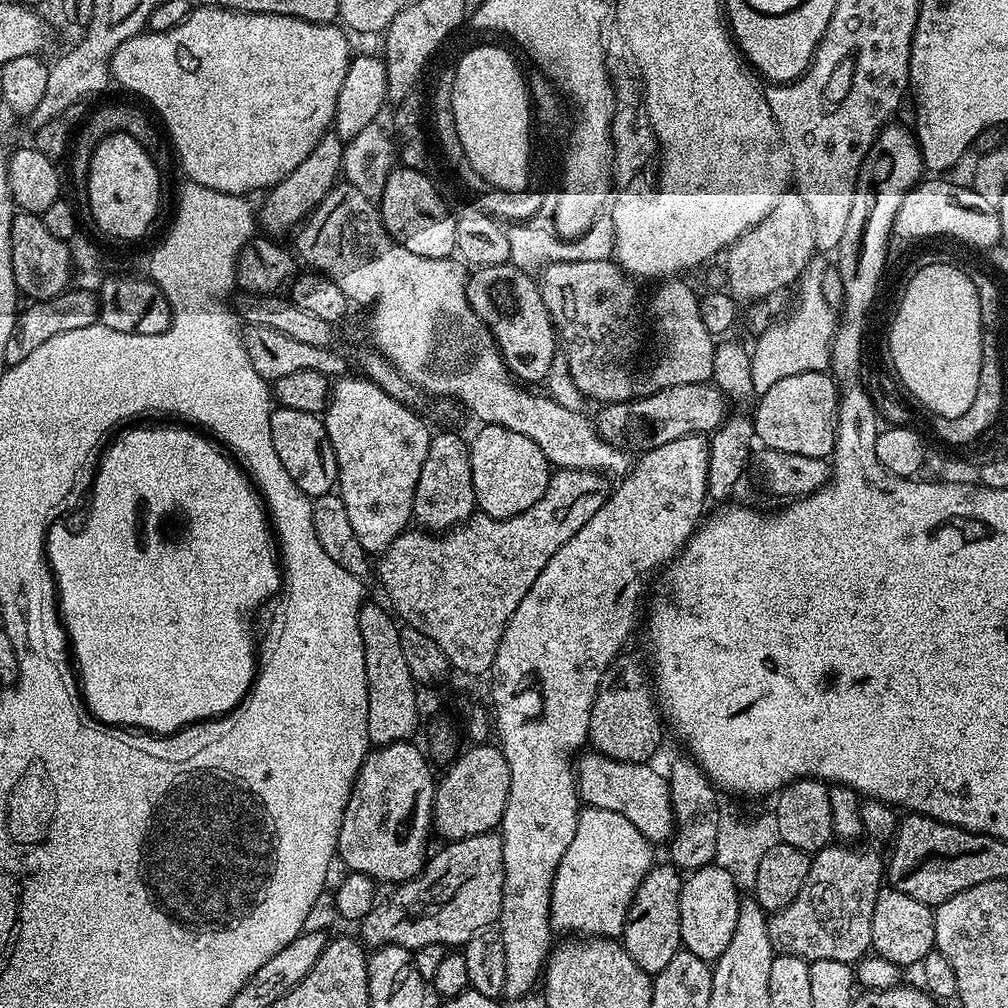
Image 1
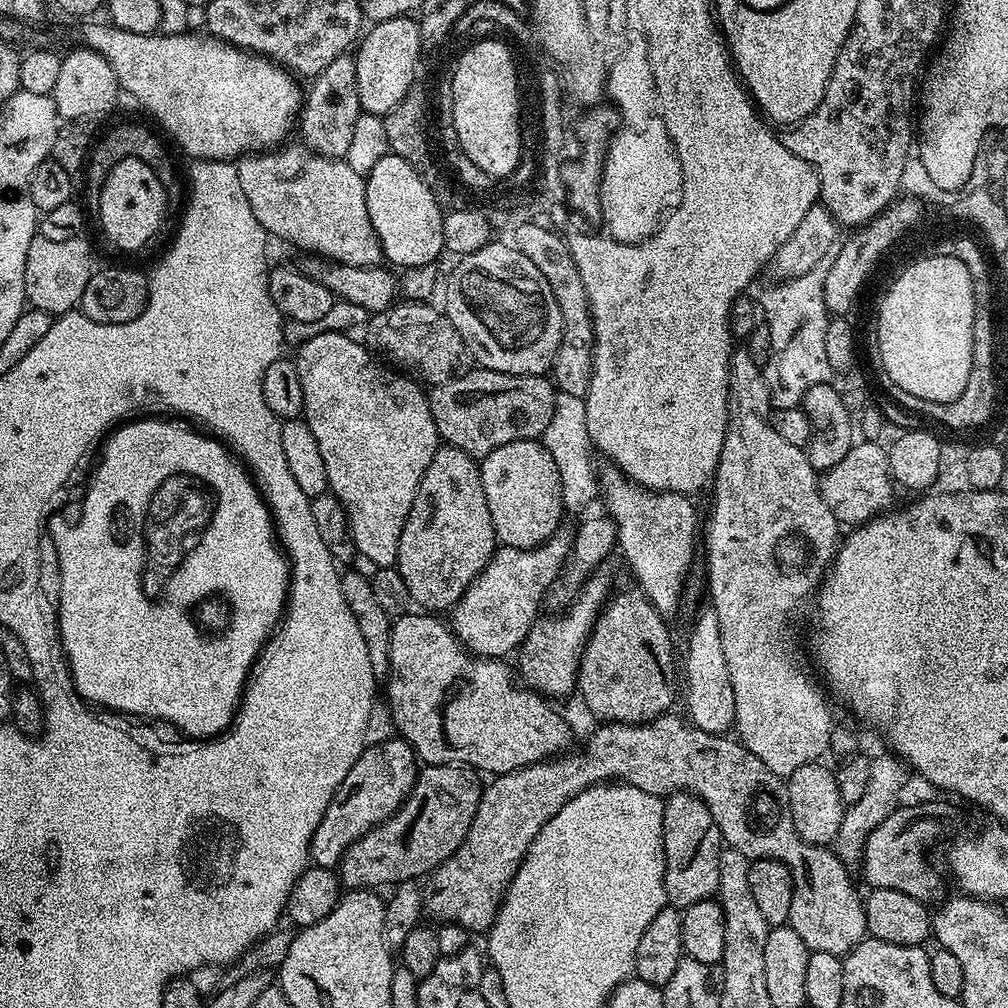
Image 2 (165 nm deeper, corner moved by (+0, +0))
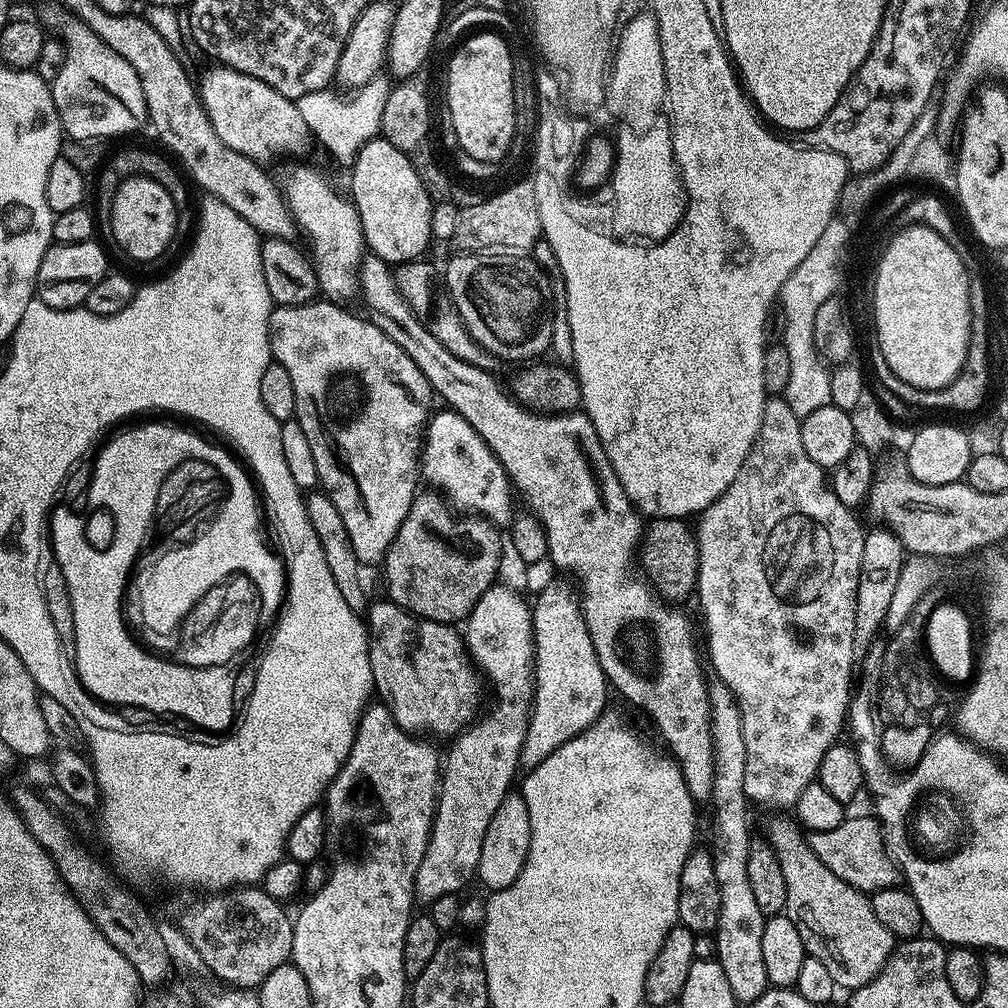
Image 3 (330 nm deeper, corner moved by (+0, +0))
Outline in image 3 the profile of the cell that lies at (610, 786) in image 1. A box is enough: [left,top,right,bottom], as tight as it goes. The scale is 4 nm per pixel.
[366,603,482,738]

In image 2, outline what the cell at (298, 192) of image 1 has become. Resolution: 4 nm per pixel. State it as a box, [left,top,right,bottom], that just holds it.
[298,54,362,158]

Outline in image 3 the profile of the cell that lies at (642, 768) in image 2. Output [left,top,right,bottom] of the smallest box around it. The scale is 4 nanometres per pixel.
[768,815,898,990]

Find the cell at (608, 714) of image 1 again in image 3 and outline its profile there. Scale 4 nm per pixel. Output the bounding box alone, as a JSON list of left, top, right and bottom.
[638,518,700,602]

